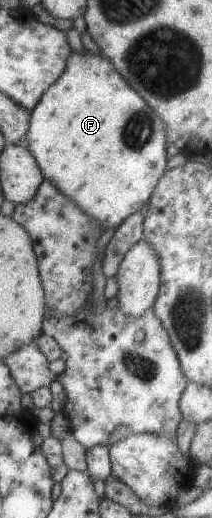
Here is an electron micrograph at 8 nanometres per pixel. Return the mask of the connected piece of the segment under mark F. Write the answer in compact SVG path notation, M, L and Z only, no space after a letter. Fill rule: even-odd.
M85 49L81 52L71 51L60 75L57 75L57 78L41 93L38 103L34 104L29 111L29 128L25 136L25 146L37 163L42 177L46 178L60 193L67 195L67 198L70 198L83 211L83 214L95 219L104 230L108 227L116 227L125 217L139 212L150 197L158 179L166 170L165 123L162 118L130 87L130 84L114 69L108 58Z

